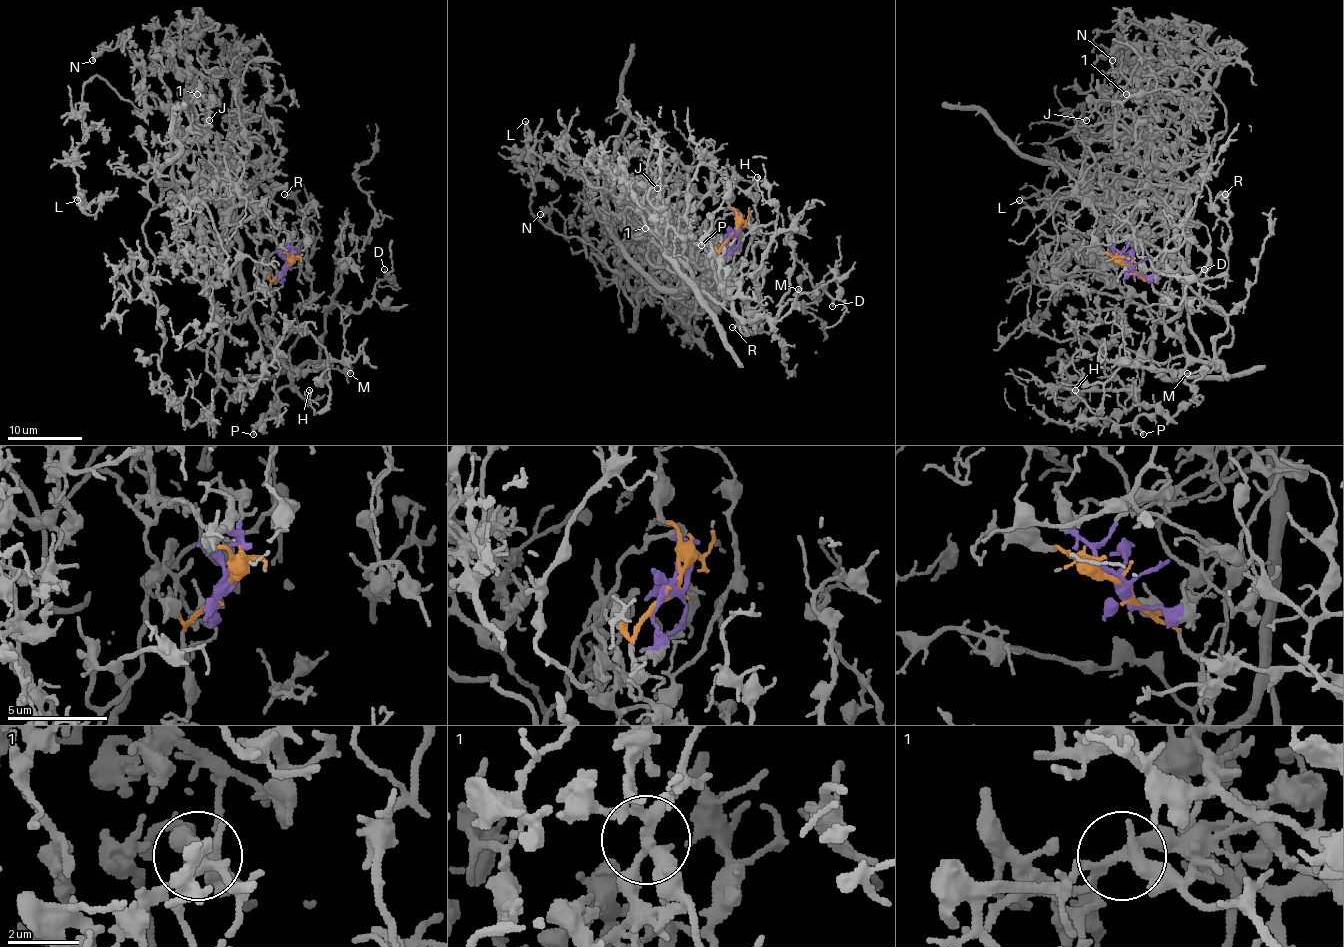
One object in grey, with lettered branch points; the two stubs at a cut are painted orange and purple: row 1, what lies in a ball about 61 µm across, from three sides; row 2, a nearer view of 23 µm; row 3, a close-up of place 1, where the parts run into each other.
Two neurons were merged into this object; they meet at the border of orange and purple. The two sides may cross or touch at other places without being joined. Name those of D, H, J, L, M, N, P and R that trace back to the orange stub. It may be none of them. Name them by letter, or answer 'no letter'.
D, H, M, P, R

